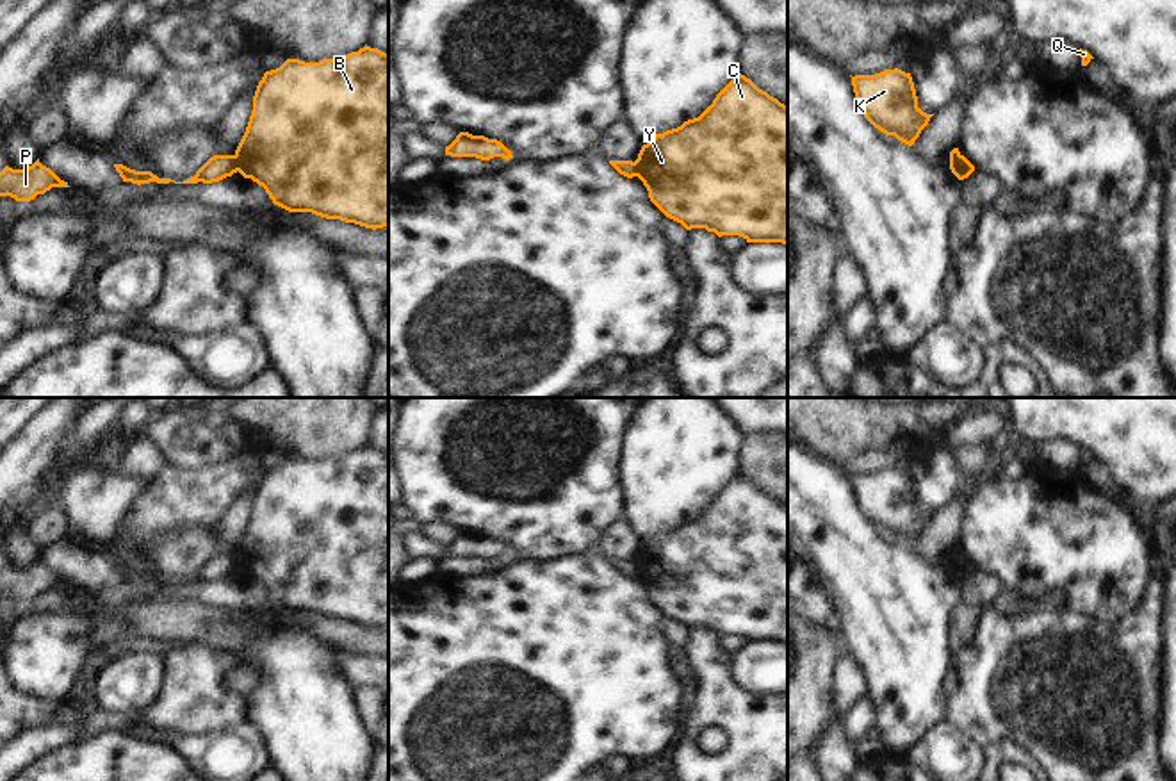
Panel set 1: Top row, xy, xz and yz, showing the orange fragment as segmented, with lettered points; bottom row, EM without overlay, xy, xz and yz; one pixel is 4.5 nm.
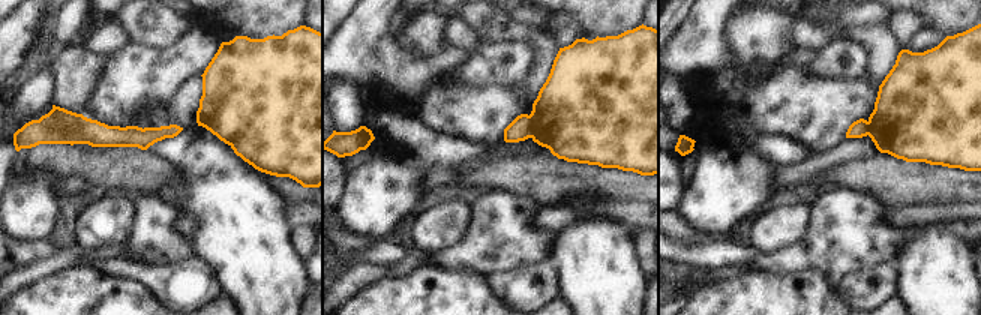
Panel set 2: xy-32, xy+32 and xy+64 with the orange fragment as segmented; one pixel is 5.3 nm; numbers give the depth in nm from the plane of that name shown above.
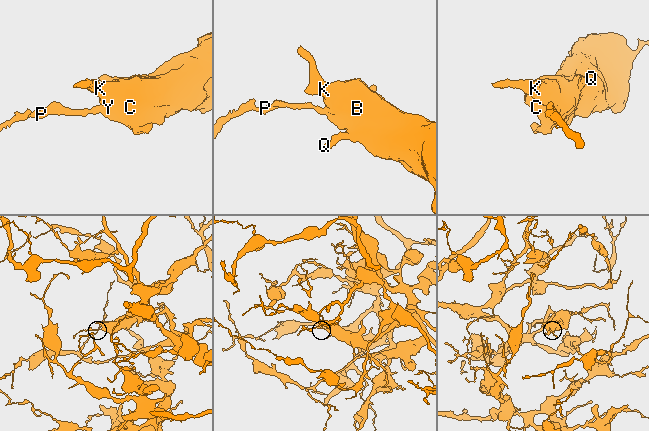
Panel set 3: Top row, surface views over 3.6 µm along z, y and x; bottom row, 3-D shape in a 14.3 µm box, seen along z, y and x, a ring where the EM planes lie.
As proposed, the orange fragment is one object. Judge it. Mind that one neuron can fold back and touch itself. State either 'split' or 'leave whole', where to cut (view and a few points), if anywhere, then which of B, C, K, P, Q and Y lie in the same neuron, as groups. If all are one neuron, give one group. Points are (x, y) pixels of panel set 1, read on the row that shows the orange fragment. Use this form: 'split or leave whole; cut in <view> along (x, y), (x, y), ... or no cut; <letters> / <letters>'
split; cut in xy along (234, 156), (239, 170); B C K Q Y / P

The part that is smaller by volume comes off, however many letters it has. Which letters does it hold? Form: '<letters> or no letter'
P

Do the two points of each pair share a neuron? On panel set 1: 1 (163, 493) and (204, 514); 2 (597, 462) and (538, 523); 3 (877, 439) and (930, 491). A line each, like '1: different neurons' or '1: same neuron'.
1: same neuron
2: same neuron
3: different neurons

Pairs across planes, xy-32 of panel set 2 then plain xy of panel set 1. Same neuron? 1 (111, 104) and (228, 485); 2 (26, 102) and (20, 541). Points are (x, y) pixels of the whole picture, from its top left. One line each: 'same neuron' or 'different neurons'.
1: same neuron
2: different neurons

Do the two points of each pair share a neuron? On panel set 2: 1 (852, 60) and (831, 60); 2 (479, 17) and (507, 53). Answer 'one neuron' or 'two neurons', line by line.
1: one neuron
2: two neurons

